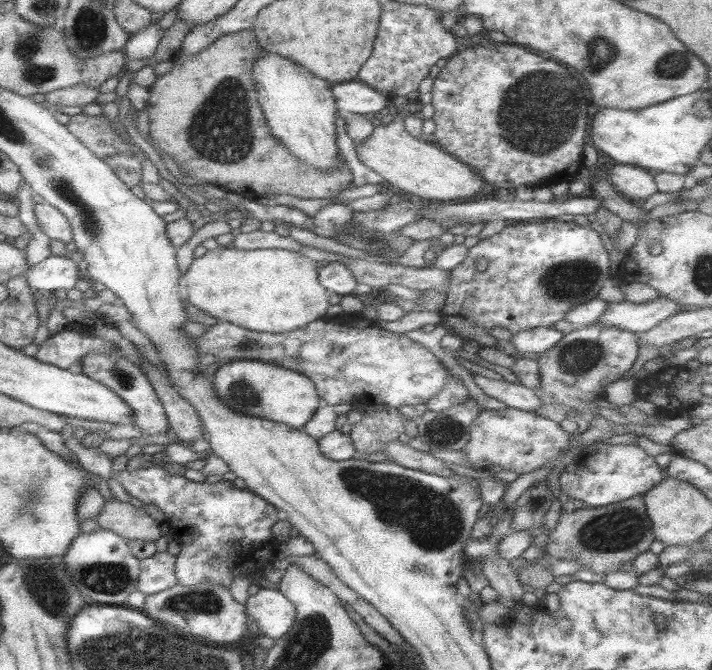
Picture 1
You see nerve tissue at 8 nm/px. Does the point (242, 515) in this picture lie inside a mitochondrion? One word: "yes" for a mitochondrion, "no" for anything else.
no

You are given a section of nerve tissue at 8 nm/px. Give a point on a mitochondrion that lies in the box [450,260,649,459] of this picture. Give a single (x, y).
(577, 357)

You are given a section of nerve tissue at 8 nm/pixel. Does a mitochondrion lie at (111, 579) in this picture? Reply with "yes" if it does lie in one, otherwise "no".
yes

